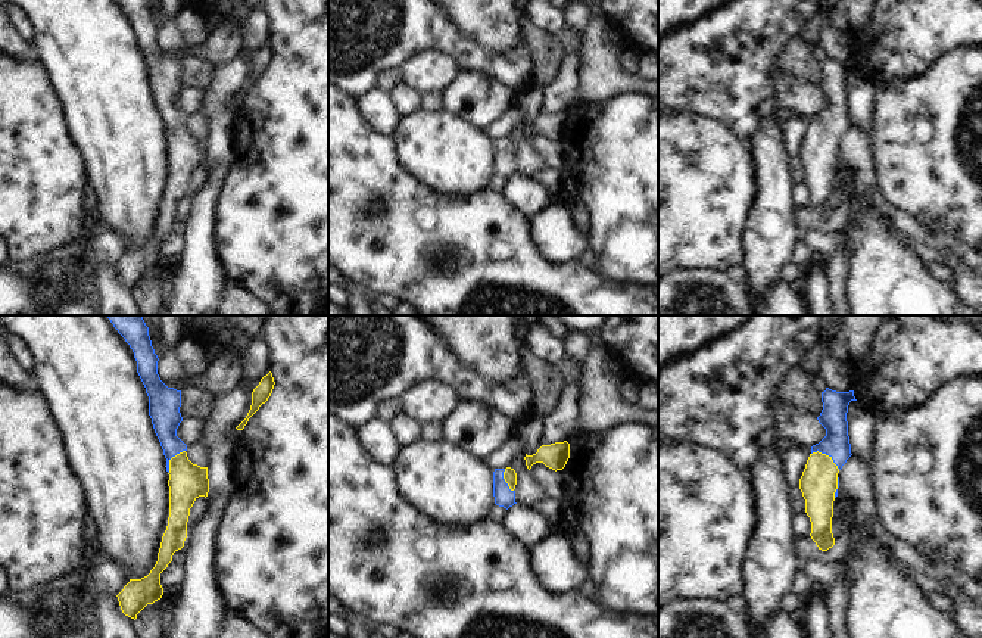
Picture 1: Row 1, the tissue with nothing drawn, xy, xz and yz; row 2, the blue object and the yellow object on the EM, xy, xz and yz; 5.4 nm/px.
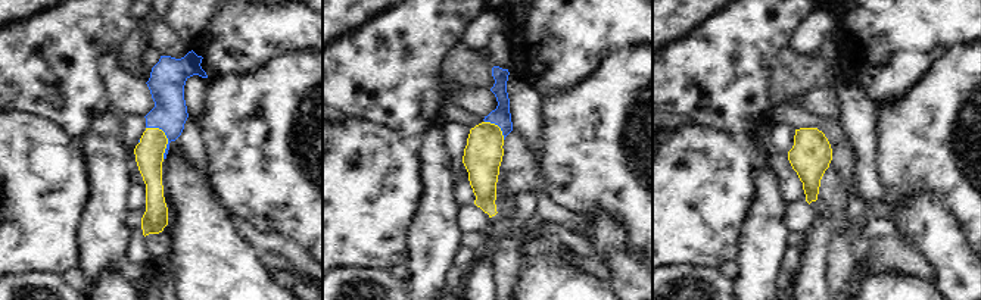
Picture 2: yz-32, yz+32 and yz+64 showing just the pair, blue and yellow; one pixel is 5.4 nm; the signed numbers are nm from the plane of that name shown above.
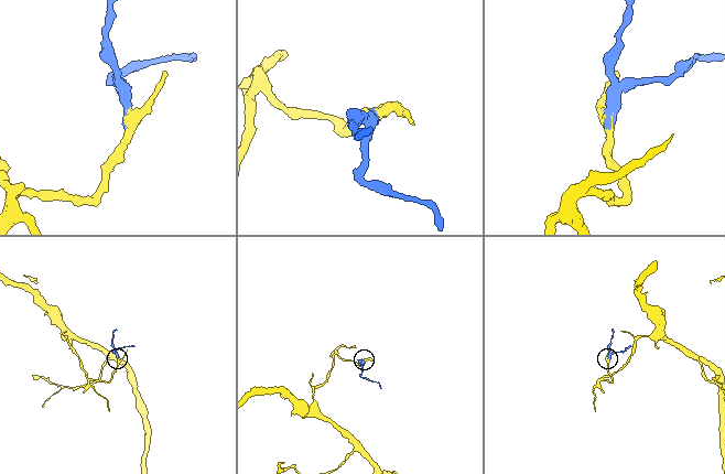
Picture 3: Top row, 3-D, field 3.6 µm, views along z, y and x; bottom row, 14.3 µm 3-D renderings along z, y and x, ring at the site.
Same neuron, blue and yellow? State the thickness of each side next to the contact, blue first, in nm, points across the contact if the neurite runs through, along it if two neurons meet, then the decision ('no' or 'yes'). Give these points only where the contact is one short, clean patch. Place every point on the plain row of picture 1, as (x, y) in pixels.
calibres 150 and 200 nm; way yz (835, 114), (826, 124), (819, 152); yes

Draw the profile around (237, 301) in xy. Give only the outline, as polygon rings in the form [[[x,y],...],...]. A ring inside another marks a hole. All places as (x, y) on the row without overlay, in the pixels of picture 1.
[[[234,281],[228,283],[216,315],[275,315],[258,295]]]

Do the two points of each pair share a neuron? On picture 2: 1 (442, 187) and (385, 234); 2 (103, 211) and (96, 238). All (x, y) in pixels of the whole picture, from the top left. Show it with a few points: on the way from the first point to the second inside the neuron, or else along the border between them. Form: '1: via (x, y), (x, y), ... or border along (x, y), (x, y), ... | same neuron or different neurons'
1: border along (420, 174), (422, 197), (408, 241) | different neurons
2: via (103, 218), (103, 231) | same neuron

